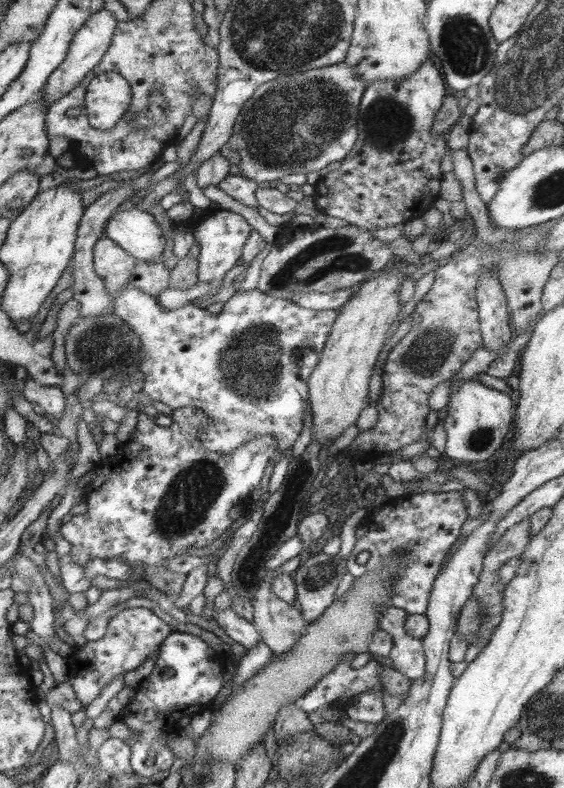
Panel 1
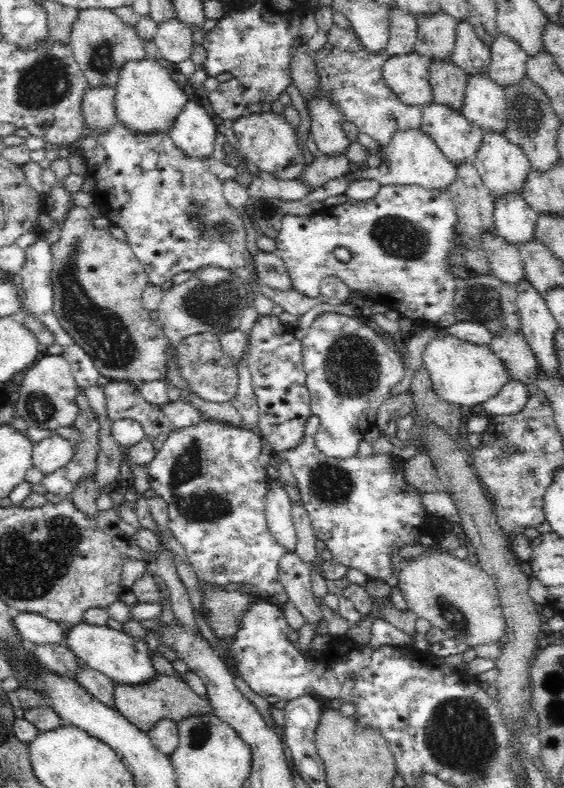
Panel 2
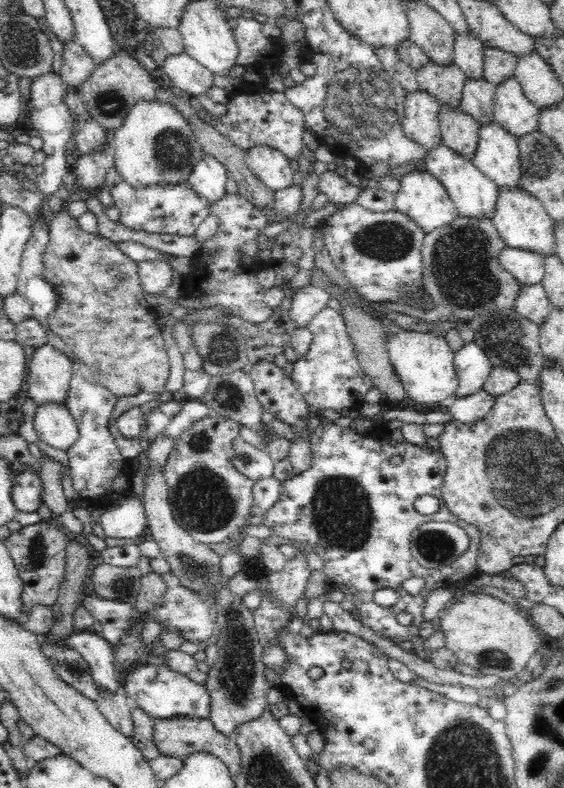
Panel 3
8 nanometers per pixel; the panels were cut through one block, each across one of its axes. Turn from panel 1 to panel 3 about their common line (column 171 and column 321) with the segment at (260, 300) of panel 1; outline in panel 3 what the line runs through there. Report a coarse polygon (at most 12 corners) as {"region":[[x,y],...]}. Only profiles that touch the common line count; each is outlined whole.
{"region":[[326,306],[307,327],[297,391],[312,410],[358,411],[374,386],[343,316]]}

